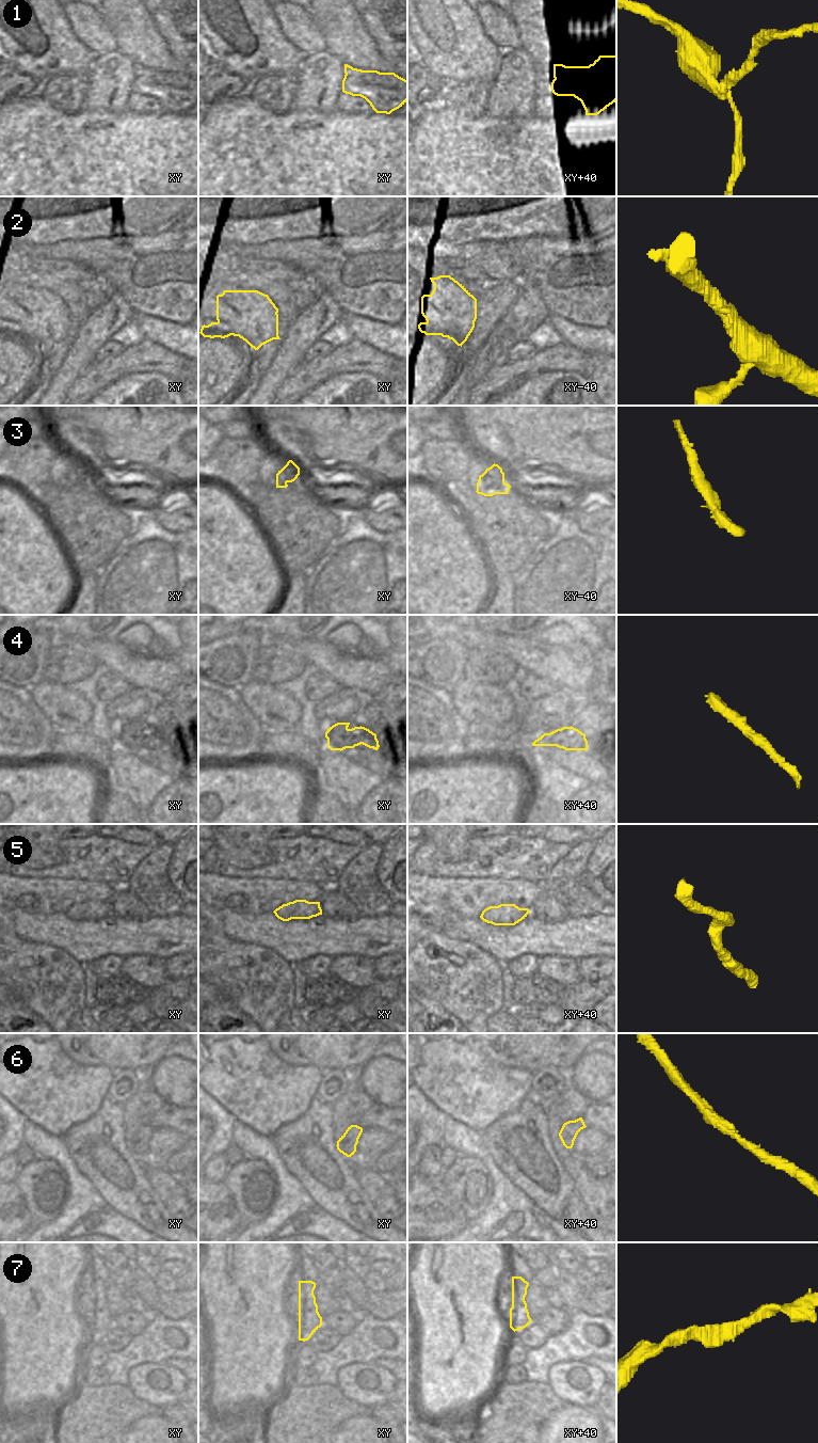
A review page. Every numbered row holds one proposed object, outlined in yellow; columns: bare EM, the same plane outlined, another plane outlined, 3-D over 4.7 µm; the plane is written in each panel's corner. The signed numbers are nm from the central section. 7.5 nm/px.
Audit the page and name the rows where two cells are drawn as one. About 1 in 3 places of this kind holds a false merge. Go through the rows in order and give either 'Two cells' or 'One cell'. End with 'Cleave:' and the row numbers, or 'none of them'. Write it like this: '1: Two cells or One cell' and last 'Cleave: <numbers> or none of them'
1: Two cells
2: One cell
3: One cell
4: One cell
5: One cell
6: One cell
7: One cell
Cleave: 1.

